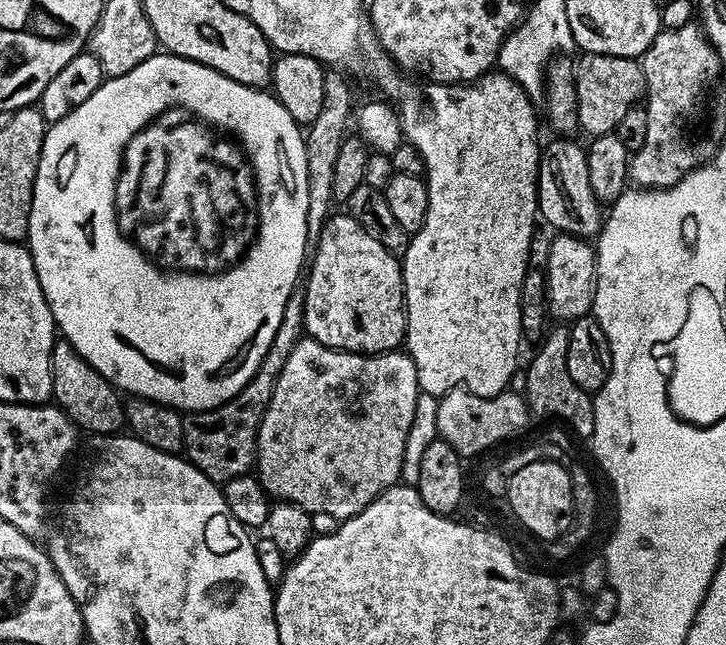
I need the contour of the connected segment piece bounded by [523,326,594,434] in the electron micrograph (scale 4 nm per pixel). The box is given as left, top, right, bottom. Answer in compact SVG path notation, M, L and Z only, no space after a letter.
M556 327L560 328L554 329L552 333L549 331L539 341L540 349L528 364L528 377L524 380L525 389L523 388L526 393L526 403L535 415L537 412L540 416L557 416L558 419L565 420L574 431L590 434L594 430L593 397L583 392L578 382L574 382L574 378L570 378L570 370L566 370L568 328Z

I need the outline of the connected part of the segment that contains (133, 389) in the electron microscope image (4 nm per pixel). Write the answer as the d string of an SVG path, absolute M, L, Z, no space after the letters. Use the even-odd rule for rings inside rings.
M171 54L151 56L146 58L146 62L134 66L134 70L105 79L98 90L94 90L94 94L82 102L82 106L70 110L66 118L51 121L44 134L42 154L38 158L38 174L34 178L26 247L32 253L34 270L59 335L68 340L70 346L74 346L74 350L78 350L78 354L82 354L82 358L86 358L86 362L115 389L124 394L129 392L129 397L153 400L184 414L205 412L234 398L250 383L262 358L270 350L270 342L274 342L274 334L282 322L282 310L286 310L286 302L297 291L296 279L299 276L301 279L306 264L310 237L304 138L301 125L290 118L286 106L282 106L282 102L278 102L271 91L234 82L234 78L210 66ZM186 126L199 128L201 134L196 134L196 140L188 138L190 142L196 142L194 148L192 144L170 144L170 150L164 146L164 174L152 208L144 210L140 206L140 186L148 158L164 140L168 140L166 136L174 134L176 130L184 130Z

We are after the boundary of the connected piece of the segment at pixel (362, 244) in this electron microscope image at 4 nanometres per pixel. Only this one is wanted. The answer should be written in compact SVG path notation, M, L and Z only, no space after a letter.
M329 215L310 256L310 267L306 272L308 285L303 285L302 288L305 333L326 347L339 348L342 352L375 354L399 349L406 340L404 274L401 261L393 253L388 252L386 246L382 246L382 242L376 241L371 234L366 234L366 230L358 226L353 216L336 215Z

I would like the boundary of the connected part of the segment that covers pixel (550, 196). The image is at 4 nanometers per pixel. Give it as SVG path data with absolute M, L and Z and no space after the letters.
M554 140L545 145L540 157L536 198L539 217L559 233L592 238L603 227L604 212L590 185L586 150L582 144Z

